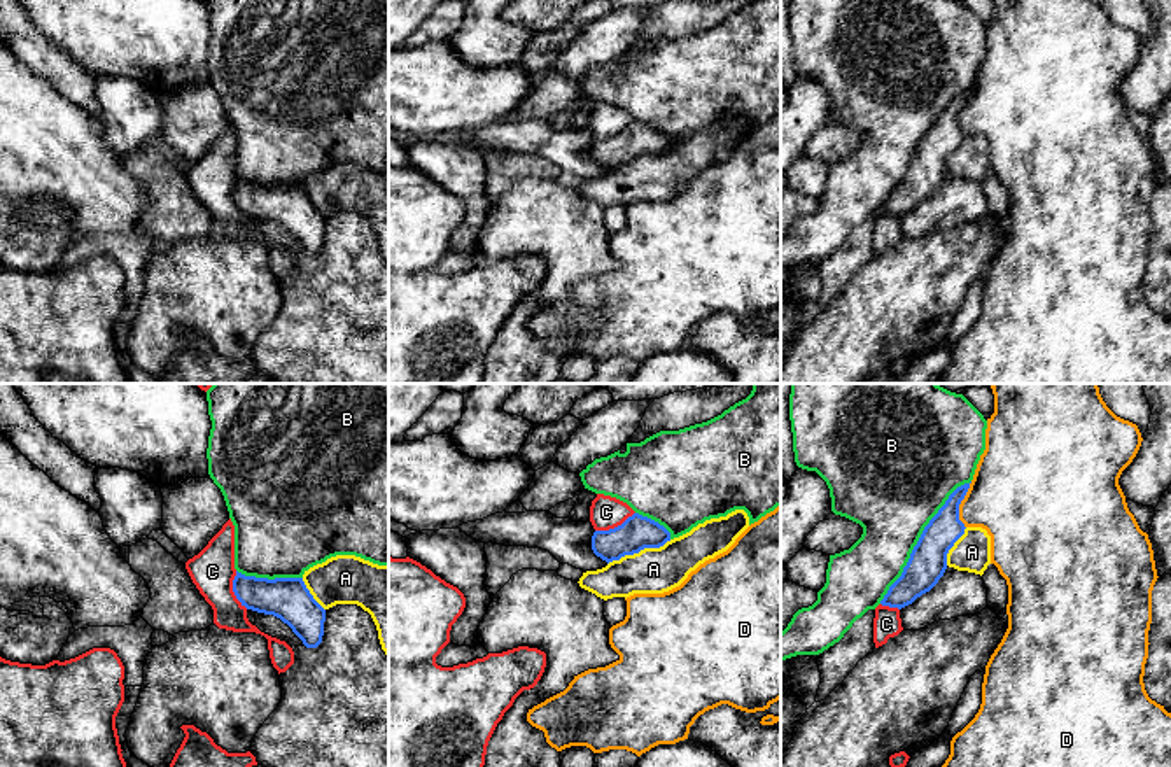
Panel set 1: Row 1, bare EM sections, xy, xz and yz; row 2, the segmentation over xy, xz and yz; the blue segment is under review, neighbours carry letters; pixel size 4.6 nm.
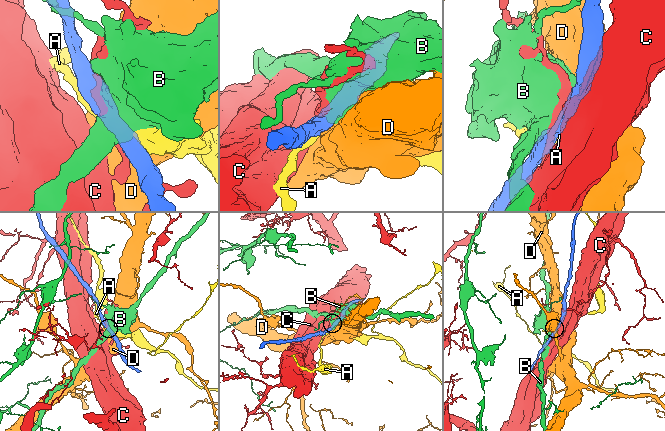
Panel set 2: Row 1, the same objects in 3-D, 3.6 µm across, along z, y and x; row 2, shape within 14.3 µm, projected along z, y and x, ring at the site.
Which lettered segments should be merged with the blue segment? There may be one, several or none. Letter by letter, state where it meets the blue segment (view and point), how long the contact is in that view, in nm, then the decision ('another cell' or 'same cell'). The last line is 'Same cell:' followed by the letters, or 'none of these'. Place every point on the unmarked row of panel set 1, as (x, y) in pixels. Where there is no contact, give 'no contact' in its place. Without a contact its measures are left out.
A: meets blue in xz at (639, 158); contact 320 nm long; another cell
B: meets blue in yz at (919, 147); contact 700 nm long; another cell
C: meets blue in xy at (233, 198); contact 190 nm long; another cell
D: meets blue in yz at (960, 111); contact 220 nm long; another cell
Same cell: none of these

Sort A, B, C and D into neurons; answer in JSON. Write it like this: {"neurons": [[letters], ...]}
{"neurons": [["A"], ["B"], ["C"], ["D"]]}

